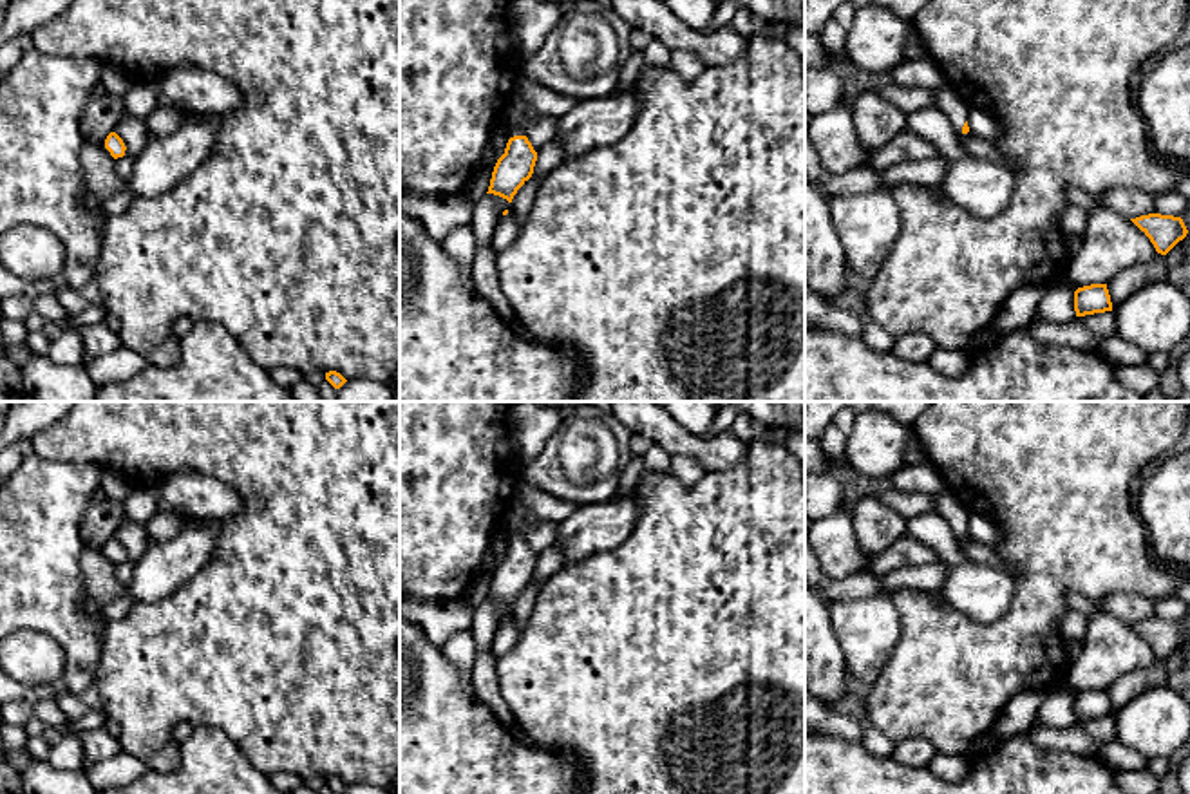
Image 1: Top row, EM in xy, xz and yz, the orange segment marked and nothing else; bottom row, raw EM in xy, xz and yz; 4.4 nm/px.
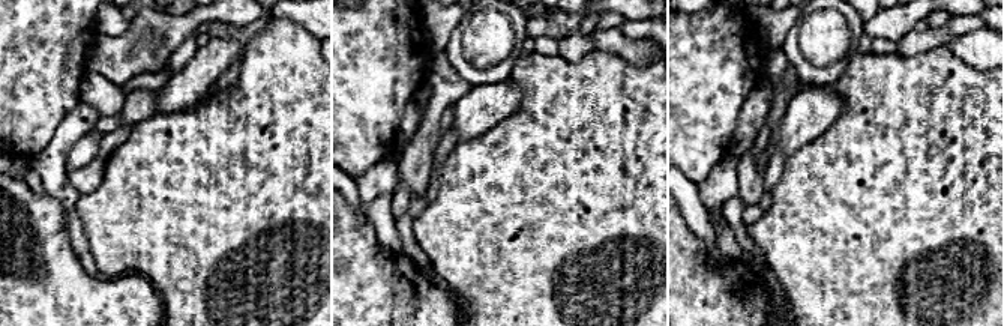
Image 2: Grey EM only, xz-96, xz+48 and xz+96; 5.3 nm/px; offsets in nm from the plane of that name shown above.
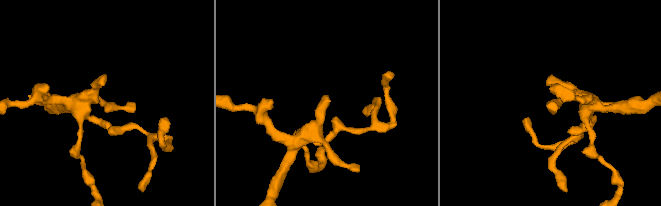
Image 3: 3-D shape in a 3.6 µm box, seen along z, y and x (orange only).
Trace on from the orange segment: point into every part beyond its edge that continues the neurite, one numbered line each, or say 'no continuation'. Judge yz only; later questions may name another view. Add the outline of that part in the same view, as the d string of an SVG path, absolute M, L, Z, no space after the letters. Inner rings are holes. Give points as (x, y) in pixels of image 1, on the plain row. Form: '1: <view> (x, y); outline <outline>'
1: yz (948, 507); outline M942 490L931 496L935 512L949 525L955 537L962 537L966 528L966 506L949 490Z

